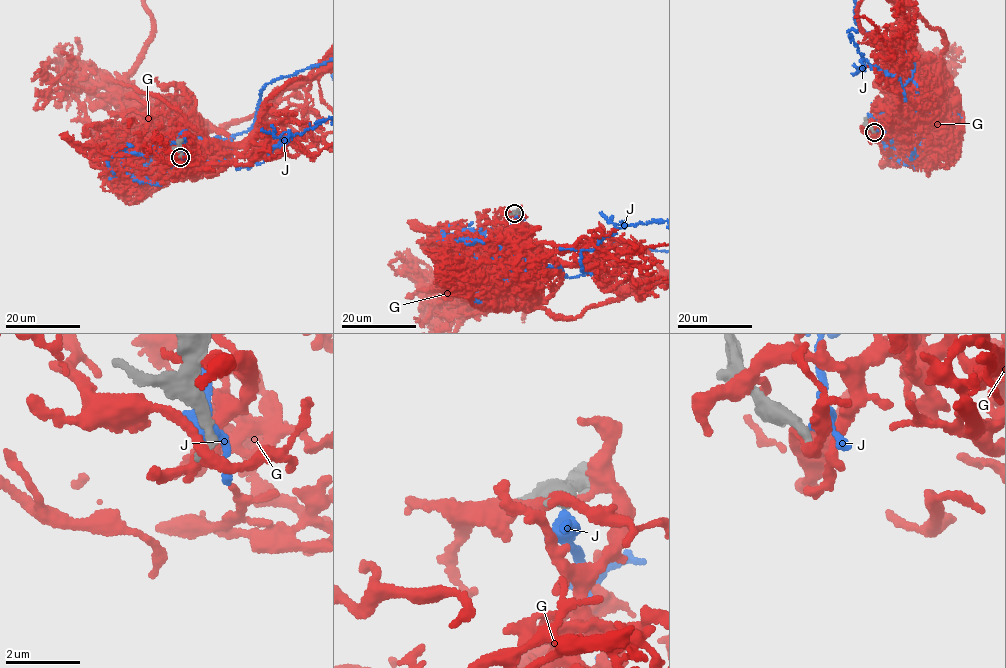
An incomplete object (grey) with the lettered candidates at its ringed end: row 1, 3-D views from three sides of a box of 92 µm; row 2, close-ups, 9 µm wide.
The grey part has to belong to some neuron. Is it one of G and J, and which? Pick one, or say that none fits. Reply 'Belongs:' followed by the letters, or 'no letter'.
Belongs: no letter

